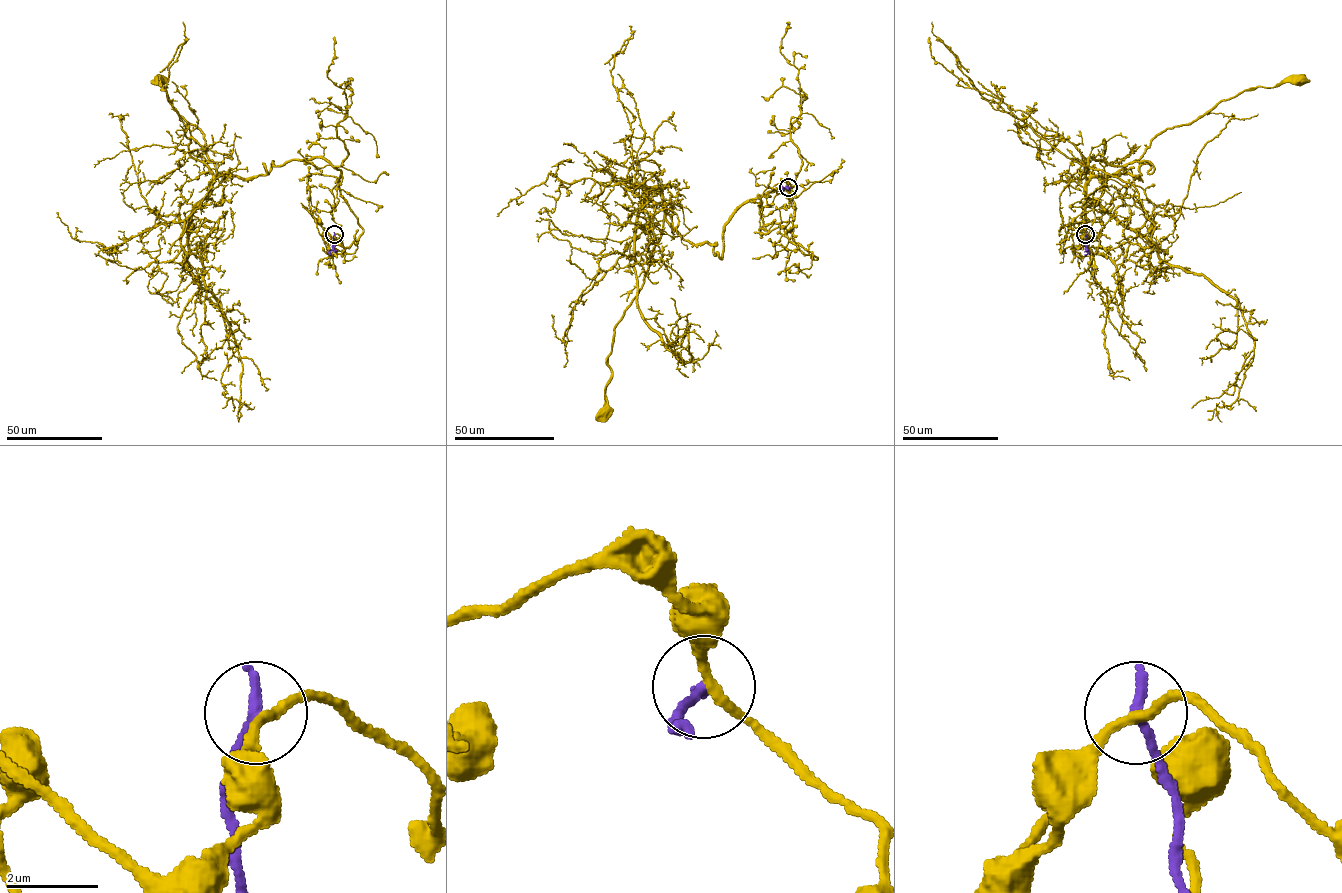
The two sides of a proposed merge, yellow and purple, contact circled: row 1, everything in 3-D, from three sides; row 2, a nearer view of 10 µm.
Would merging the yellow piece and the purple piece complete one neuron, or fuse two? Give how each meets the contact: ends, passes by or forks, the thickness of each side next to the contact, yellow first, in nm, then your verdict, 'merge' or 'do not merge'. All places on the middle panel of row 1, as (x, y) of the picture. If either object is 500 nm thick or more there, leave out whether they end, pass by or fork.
yellow passes by; purple ends there; 200 nm thick on the yellow side, 280 nm on the other; do not merge

